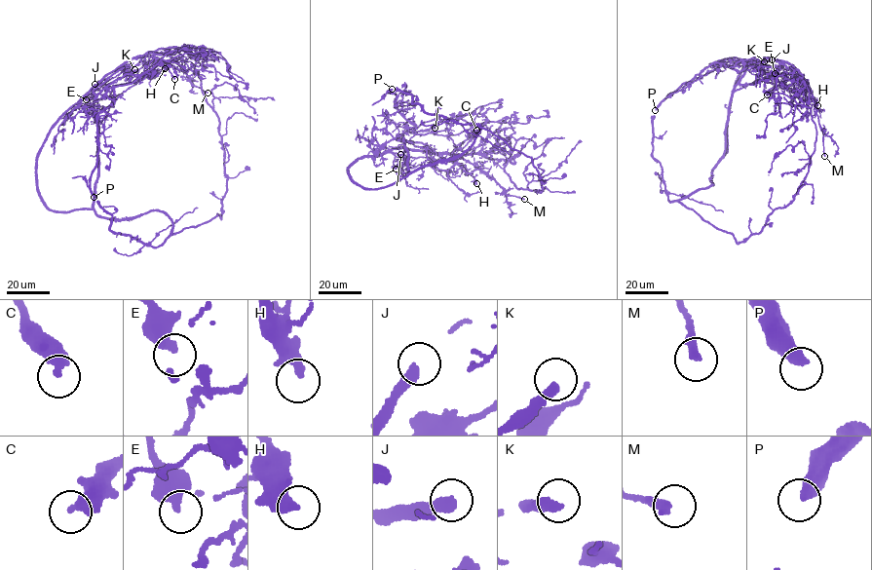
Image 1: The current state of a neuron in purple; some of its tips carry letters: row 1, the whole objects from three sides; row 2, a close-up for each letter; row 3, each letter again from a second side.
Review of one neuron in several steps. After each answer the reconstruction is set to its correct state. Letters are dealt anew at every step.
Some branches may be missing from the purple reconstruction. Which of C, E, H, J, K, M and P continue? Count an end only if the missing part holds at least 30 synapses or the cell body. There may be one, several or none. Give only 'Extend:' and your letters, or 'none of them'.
Extend: H, J, K

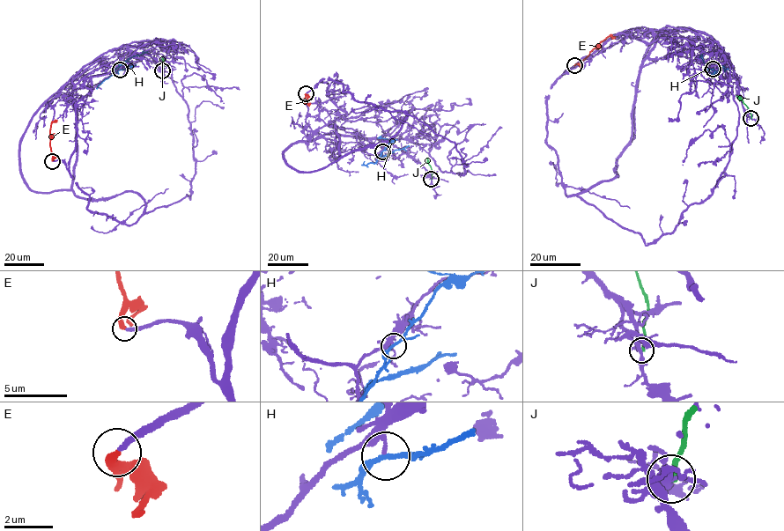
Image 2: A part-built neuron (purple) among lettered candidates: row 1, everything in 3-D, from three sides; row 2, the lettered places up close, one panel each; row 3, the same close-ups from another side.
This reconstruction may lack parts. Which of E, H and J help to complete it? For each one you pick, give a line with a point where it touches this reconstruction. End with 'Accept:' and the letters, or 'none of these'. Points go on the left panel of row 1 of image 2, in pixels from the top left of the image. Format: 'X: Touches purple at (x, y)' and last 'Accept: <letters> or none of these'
E: Touches purple at (52, 161)
Accept: E

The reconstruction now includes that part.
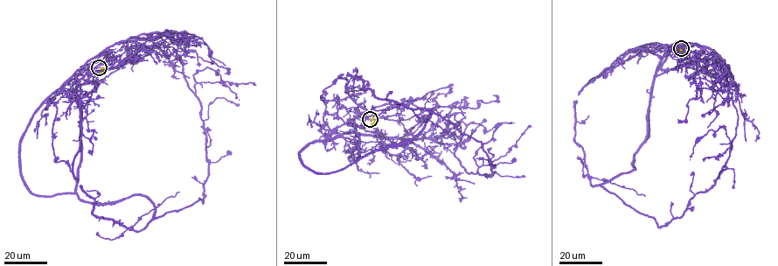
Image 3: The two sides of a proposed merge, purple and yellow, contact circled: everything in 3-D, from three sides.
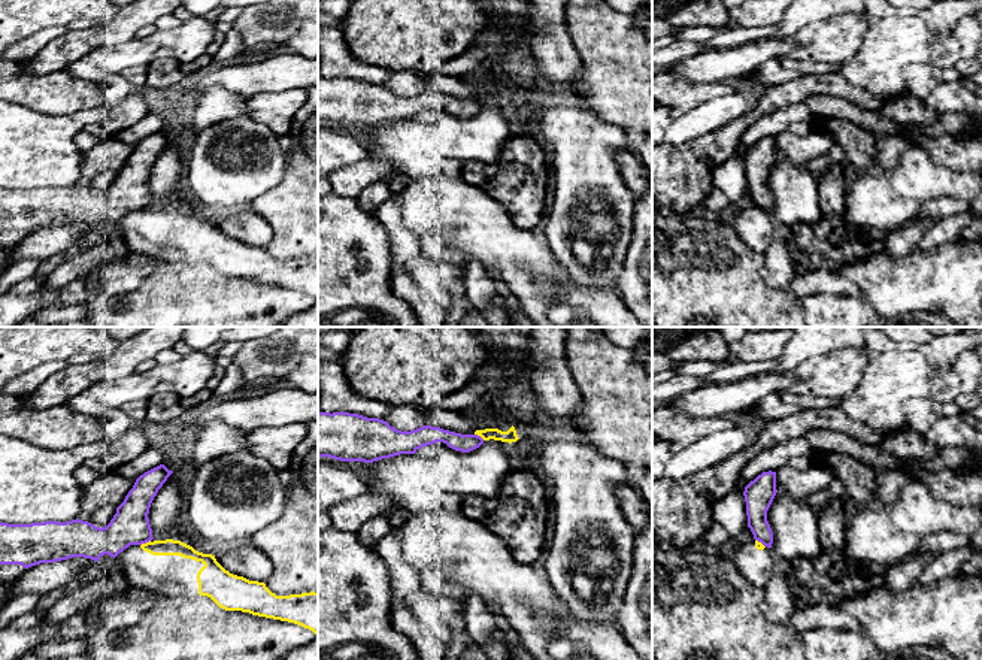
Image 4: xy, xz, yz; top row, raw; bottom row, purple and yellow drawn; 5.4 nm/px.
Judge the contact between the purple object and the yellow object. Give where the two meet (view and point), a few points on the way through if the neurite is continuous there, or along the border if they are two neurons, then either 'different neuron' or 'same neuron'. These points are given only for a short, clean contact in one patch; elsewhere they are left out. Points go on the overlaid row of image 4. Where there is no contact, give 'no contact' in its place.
xy (145, 542) | along xy (149, 539), (141, 545) | different neuron

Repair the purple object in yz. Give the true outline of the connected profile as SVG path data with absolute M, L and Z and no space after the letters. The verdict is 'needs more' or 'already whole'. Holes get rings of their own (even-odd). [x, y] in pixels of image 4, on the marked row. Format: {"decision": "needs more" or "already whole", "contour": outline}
{"decision": "already whole", "contour": "M763 472L743 491L746 502L748 527L754 539L772 548L773 533L767 521L767 511L776 496L776 472Z"}

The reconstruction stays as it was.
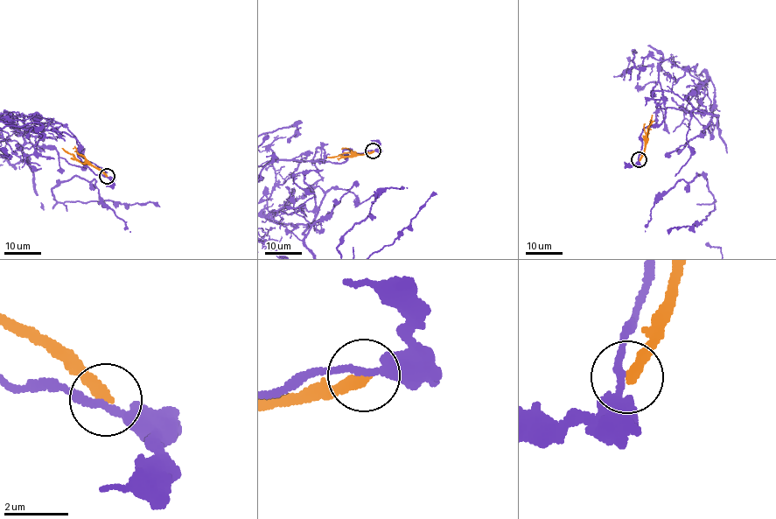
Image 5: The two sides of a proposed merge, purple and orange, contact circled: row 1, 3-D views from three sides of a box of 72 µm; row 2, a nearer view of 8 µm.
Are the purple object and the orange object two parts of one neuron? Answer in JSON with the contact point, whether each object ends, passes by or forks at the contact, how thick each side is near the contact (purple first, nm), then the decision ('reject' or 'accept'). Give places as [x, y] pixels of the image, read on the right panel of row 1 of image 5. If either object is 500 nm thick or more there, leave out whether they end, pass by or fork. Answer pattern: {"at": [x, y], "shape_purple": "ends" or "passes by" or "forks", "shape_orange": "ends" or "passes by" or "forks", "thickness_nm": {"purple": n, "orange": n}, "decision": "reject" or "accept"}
{"at": [639, 159], "shape_purple": "passes by", "shape_orange": "ends", "thickness_nm": {"purple": 240, "orange": 340}, "decision": "reject"}

